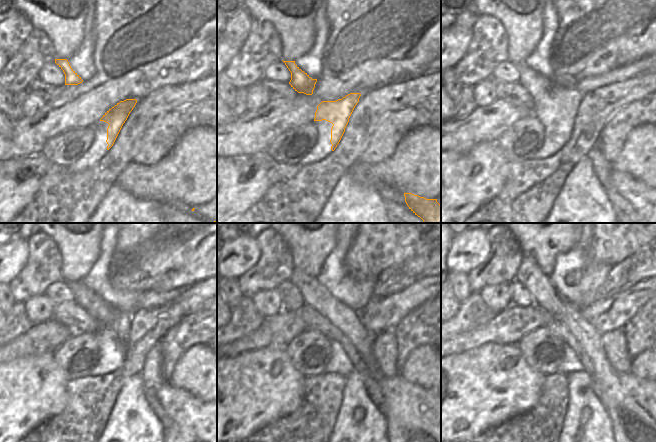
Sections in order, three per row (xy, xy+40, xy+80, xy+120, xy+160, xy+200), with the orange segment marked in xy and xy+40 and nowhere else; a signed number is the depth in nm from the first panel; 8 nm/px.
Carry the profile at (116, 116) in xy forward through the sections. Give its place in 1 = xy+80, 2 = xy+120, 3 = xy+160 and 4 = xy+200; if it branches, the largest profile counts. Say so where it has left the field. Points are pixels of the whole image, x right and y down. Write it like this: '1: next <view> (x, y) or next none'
1: next xy+80 (550, 102)
2: next xy+120 (114, 325)
3: next xy+160 (346, 319)
4: next xy+200 (644, 414)

